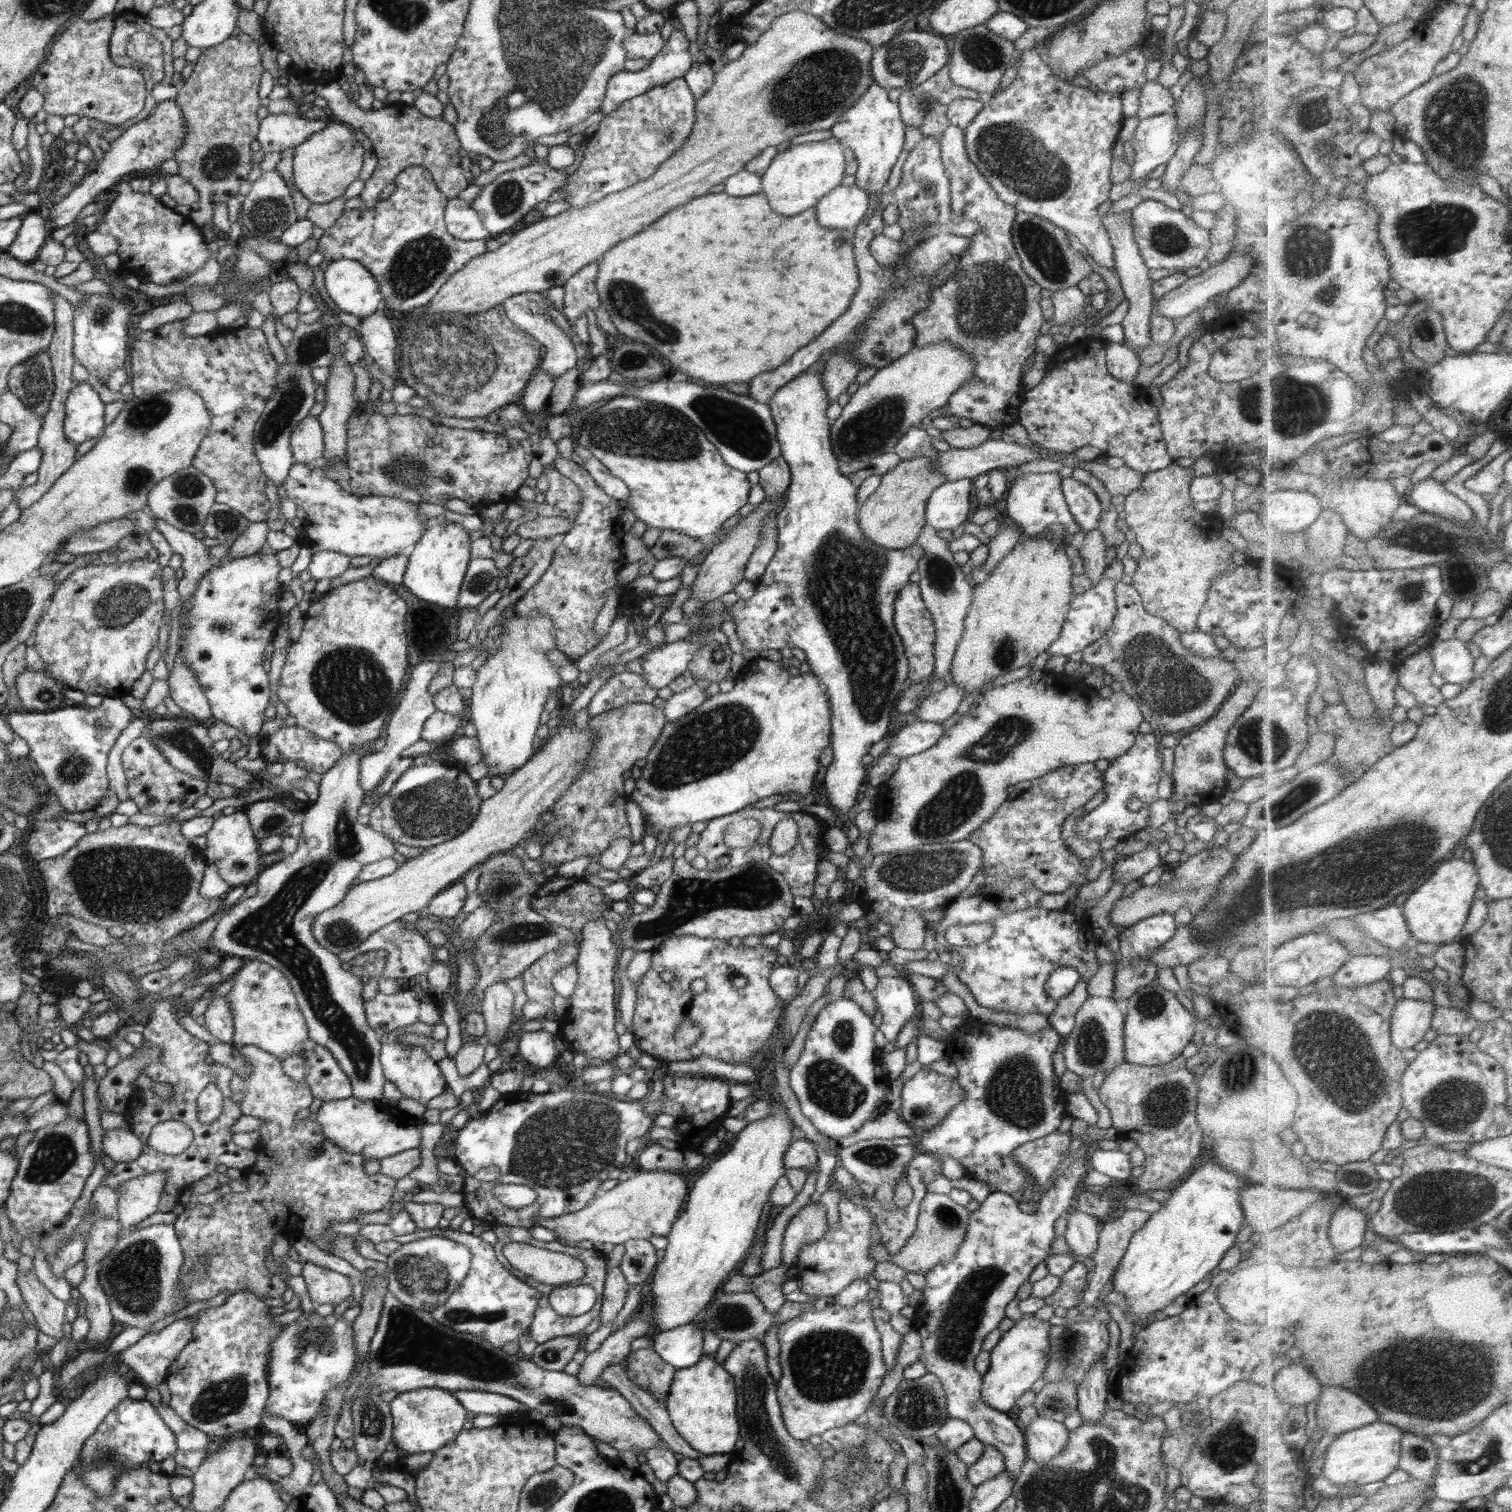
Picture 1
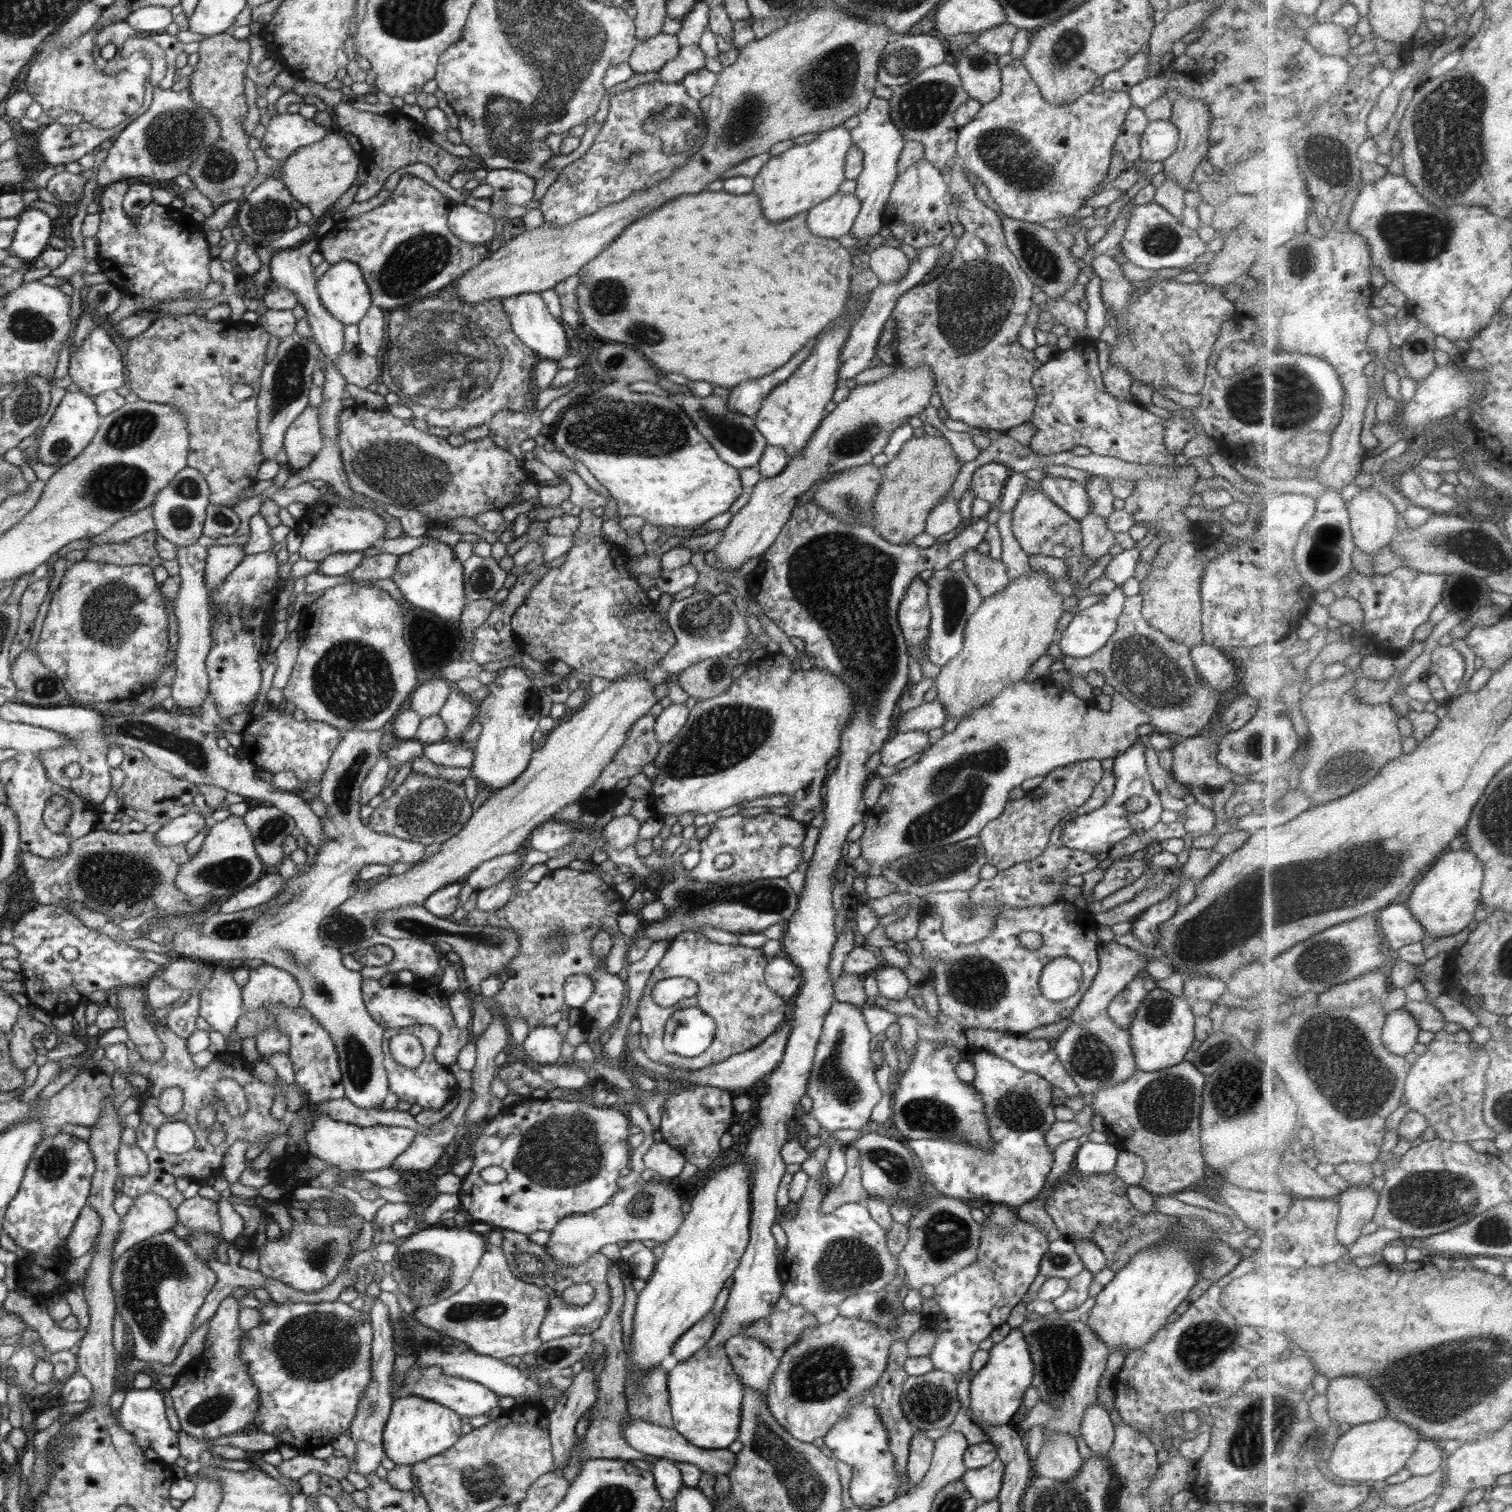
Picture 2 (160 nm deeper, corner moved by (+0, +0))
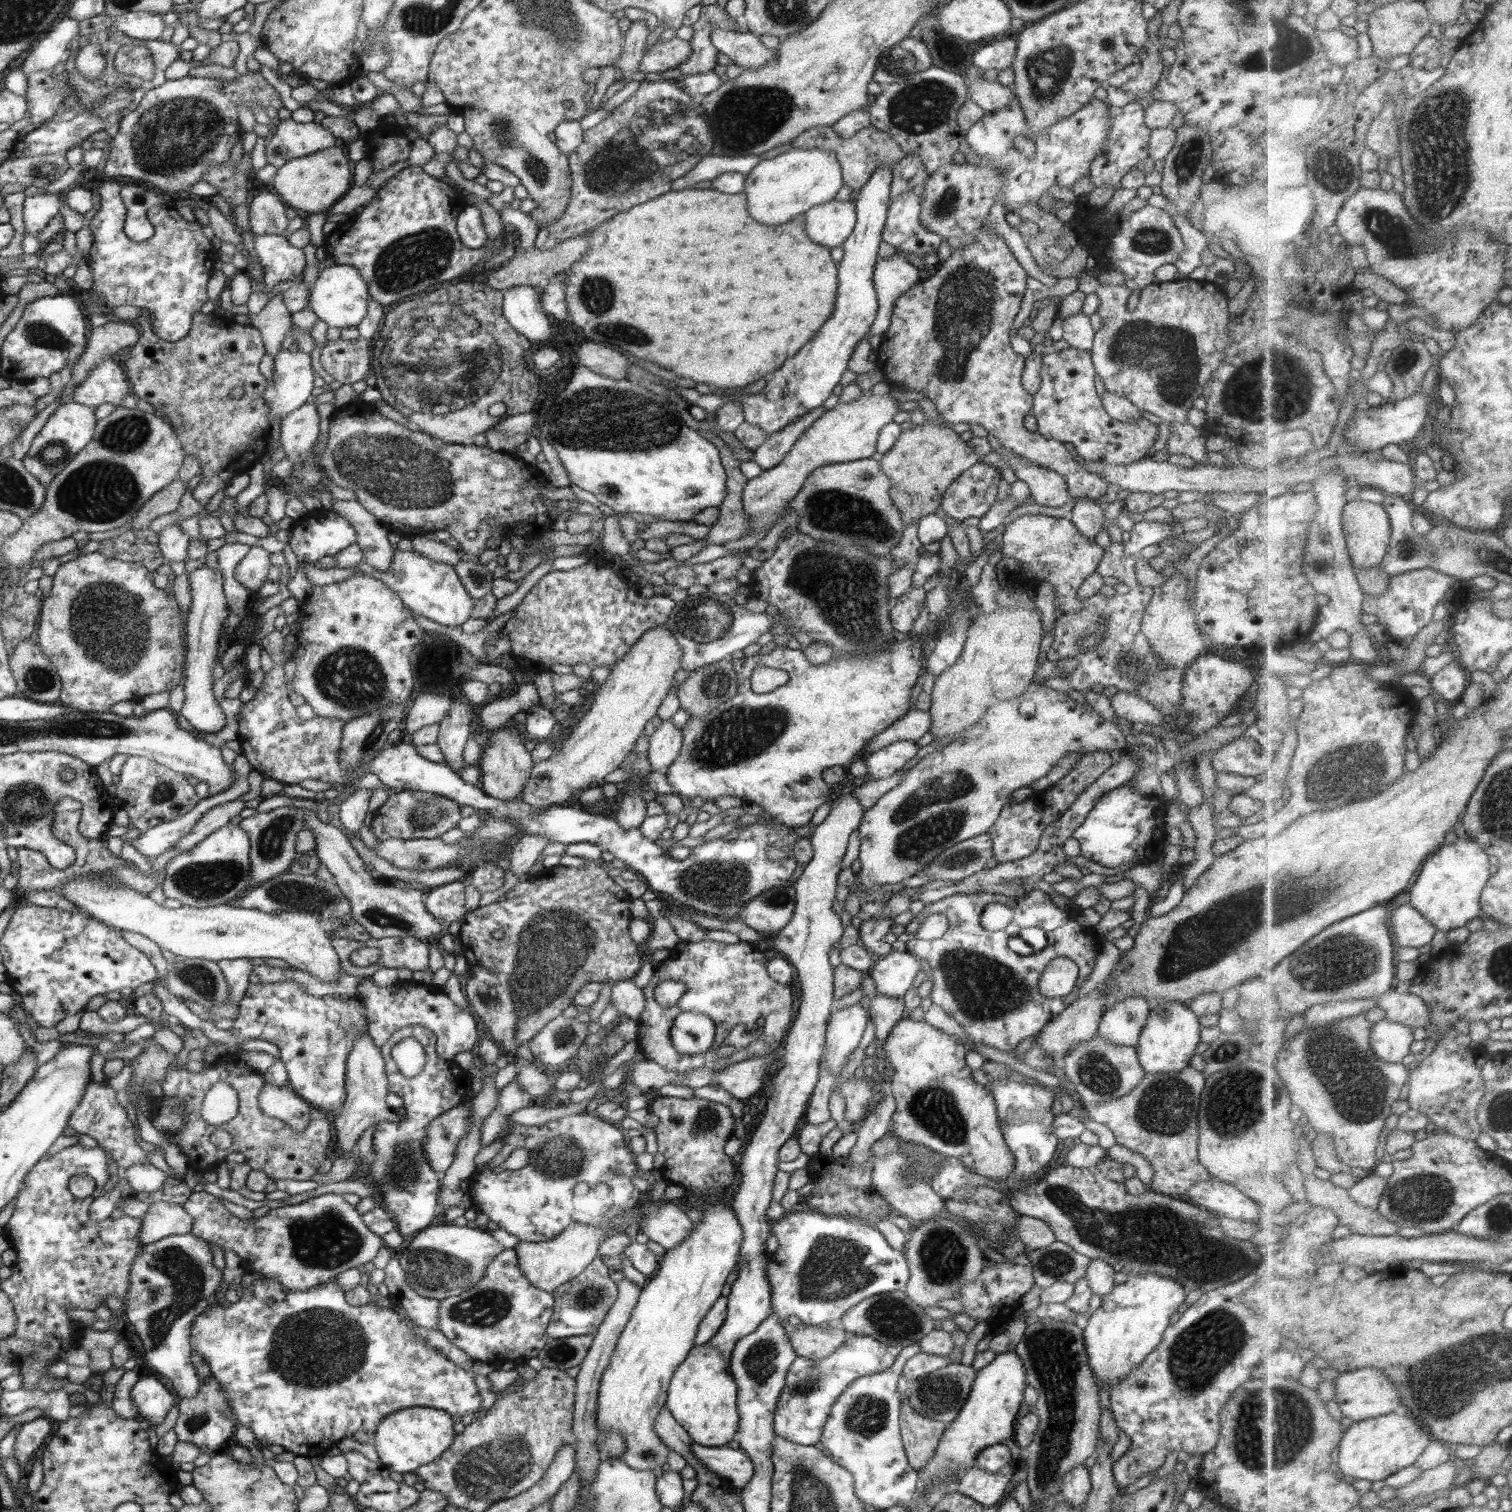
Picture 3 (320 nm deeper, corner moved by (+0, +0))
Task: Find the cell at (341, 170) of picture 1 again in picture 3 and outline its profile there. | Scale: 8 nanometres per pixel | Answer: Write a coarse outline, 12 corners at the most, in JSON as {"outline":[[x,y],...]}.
{"outline":[[320,150],[271,182],[305,216],[329,212],[353,185],[346,154]]}

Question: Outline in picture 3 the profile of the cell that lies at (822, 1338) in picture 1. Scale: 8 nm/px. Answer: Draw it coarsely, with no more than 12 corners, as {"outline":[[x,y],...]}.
{"outline":[[850,1335],[797,1356],[773,1416],[778,1436],[814,1446],[836,1399],[882,1374],[904,1346]]}

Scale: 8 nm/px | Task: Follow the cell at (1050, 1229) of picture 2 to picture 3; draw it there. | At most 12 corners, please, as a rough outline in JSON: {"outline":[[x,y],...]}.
{"outline":[[1019,1215],[1014,1234],[1028,1251],[1057,1240],[1043,1220]]}

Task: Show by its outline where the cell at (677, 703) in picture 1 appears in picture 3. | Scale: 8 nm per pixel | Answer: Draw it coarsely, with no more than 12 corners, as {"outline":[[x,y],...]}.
{"outline":[[671,719],[648,738],[648,763],[665,771],[680,755],[683,732]]}

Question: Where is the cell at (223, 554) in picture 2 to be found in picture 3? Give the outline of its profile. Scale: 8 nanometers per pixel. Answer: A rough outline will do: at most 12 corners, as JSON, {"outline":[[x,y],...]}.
{"outline":[[220,568],[190,572],[185,699],[196,732],[227,723],[213,668],[230,609]]}

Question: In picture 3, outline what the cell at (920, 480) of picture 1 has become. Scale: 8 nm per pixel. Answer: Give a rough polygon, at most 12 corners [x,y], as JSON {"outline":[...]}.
{"outline":[[950,425],[902,429],[879,465],[906,524],[980,462]]}

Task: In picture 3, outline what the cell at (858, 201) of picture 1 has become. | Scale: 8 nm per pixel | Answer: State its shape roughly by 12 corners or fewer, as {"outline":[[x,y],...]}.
{"outline":[[834,199],[803,215],[808,238],[842,246],[857,221],[855,203]]}

